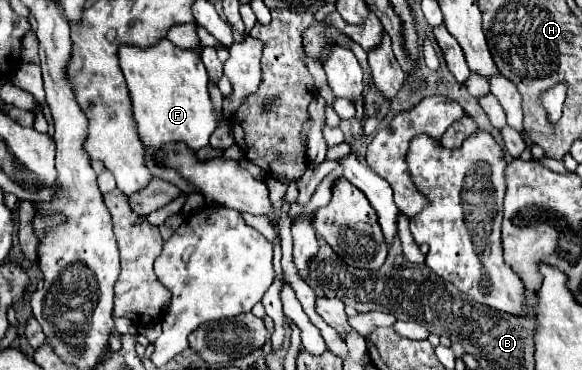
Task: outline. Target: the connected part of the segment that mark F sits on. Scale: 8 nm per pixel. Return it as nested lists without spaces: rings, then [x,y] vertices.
[[[161,40],[151,48],[121,44],[119,66],[127,80],[133,120],[145,148],[159,150],[163,144],[183,142],[197,152],[209,144],[209,136],[219,128],[219,124],[227,122],[225,112],[213,108],[207,90],[209,76],[195,52],[181,50],[169,40]]]

